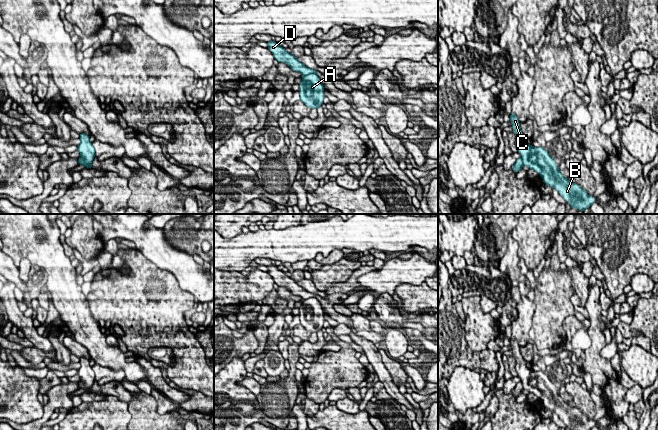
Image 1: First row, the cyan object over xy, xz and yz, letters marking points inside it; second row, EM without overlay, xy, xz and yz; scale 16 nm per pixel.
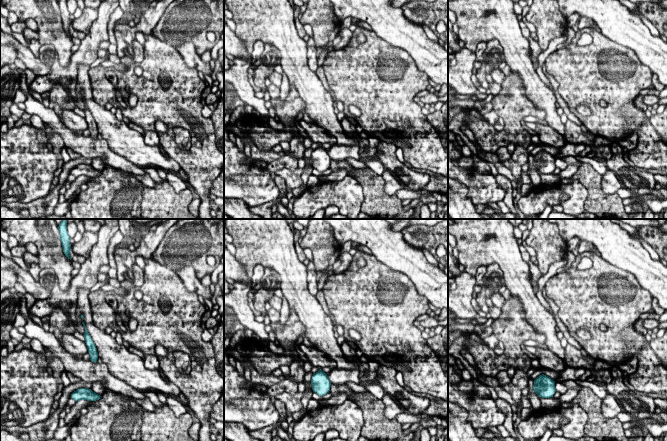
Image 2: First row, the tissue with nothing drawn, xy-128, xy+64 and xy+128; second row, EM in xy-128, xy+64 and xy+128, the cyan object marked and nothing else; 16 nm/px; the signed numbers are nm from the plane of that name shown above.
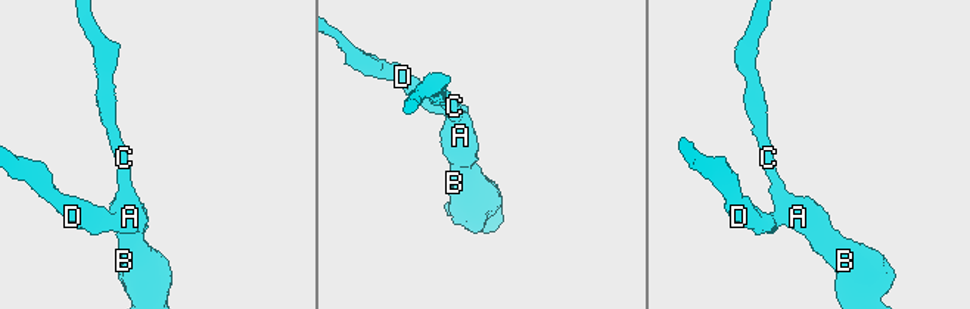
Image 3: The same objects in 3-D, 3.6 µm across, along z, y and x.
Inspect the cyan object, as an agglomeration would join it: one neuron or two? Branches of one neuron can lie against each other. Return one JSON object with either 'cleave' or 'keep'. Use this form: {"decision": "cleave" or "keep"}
{"decision": "cleave"}

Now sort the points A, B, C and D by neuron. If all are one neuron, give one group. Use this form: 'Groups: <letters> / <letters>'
Groups: A B C / D

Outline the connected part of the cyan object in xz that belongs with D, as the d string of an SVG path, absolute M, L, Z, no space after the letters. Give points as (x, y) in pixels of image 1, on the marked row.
M267 42L268 49L273 53L274 58L280 63L286 63L291 67L293 71L300 72L302 76L308 74L316 74L316 70L306 67L303 63L299 62L298 59L291 53L288 53L285 48L279 46L277 42Z

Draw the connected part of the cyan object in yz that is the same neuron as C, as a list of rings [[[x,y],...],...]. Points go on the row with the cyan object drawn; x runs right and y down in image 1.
[[[511,112],[510,122],[513,133],[516,135],[516,146],[522,159],[523,165],[536,171],[543,179],[544,184],[554,187],[560,195],[571,205],[571,208],[584,210],[595,202],[595,198],[587,195],[587,191],[582,189],[577,183],[572,183],[566,179],[549,153],[541,147],[533,147],[526,142],[519,120]]]

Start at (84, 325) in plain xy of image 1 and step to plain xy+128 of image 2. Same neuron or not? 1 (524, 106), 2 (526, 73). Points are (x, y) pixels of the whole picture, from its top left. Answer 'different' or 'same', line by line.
1: different
2: same

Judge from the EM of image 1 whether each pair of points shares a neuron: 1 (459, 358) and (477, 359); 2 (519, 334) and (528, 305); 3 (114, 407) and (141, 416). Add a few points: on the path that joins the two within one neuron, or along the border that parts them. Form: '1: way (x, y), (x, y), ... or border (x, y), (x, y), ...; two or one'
1: way (463, 358), (473, 359); one
2: way (520, 327), (524, 321), (525, 312); one
3: border (127, 403), (131, 419); two

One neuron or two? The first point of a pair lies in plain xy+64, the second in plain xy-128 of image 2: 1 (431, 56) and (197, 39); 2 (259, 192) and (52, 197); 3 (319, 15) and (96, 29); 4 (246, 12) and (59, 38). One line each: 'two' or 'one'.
1: two
2: two
3: two
4: one

